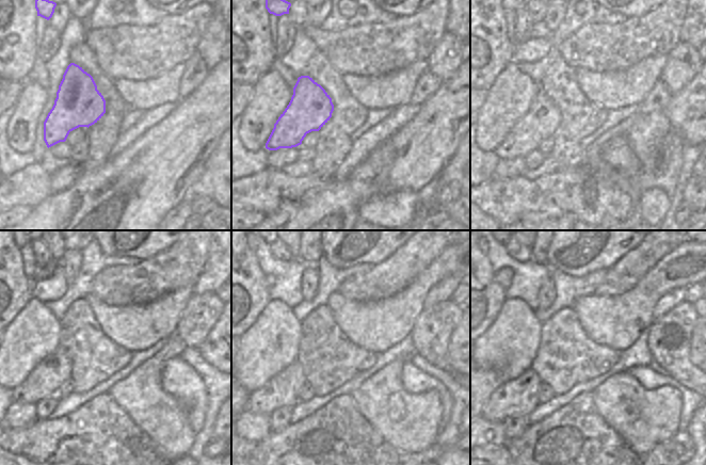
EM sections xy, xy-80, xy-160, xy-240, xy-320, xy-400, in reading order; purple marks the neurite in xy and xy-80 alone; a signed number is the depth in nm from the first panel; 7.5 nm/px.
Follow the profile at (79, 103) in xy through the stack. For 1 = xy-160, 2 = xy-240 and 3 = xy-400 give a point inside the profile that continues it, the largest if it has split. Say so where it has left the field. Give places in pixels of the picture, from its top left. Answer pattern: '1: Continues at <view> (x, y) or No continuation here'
1: Continues at xy-160 (543, 117)
2: Continues at xy-240 (45, 380)
3: Continues at xy-400 (518, 397).

